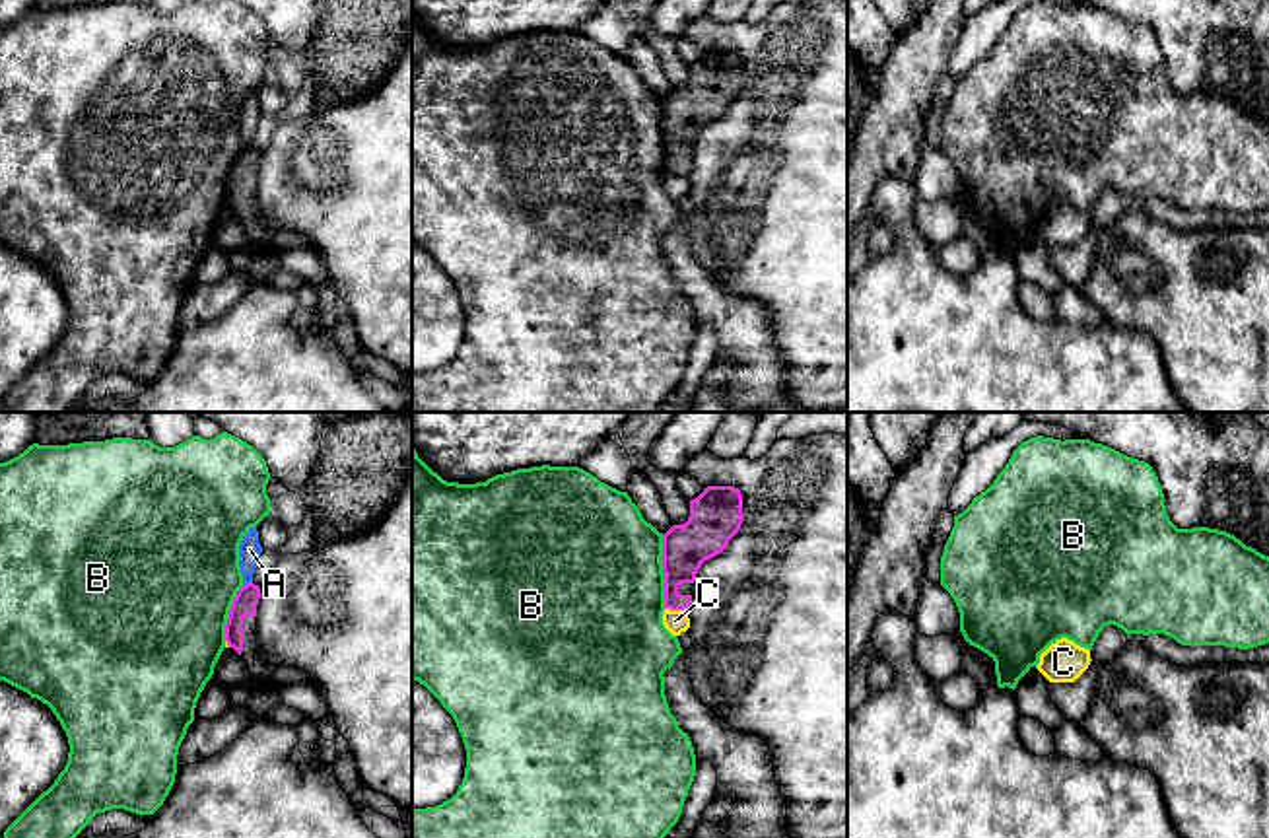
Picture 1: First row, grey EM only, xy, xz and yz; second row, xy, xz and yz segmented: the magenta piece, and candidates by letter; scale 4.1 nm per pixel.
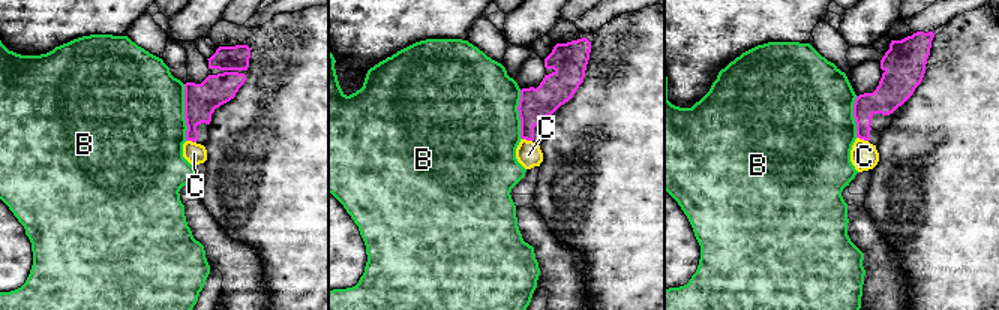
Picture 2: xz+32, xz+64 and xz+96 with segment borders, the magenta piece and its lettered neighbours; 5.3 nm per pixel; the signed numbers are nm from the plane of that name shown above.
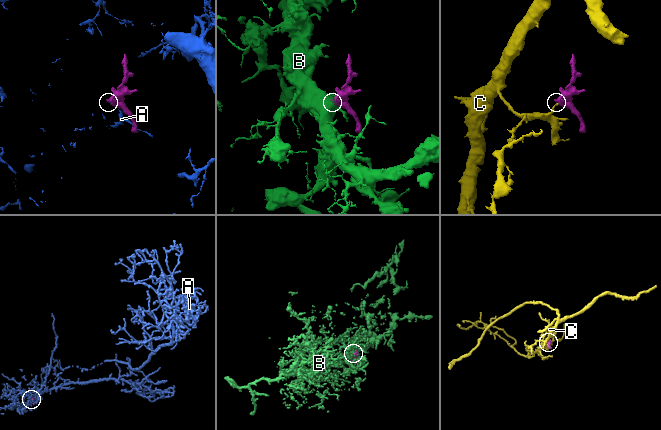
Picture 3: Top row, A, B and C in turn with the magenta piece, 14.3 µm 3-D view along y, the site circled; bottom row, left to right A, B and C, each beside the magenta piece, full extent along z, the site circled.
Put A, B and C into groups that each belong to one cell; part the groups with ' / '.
A C / B

